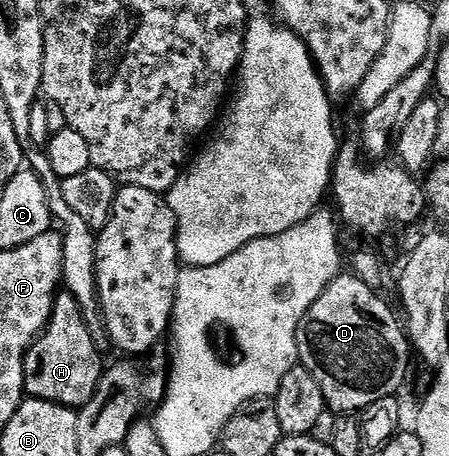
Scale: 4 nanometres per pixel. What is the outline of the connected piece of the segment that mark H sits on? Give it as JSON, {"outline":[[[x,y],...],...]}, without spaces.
{"outline":[[[62,290],[53,302],[49,323],[25,355],[26,396],[74,409],[85,407],[101,380],[103,364],[97,351],[100,351],[99,344],[91,337],[91,329],[87,329],[79,301],[69,291]]]}

